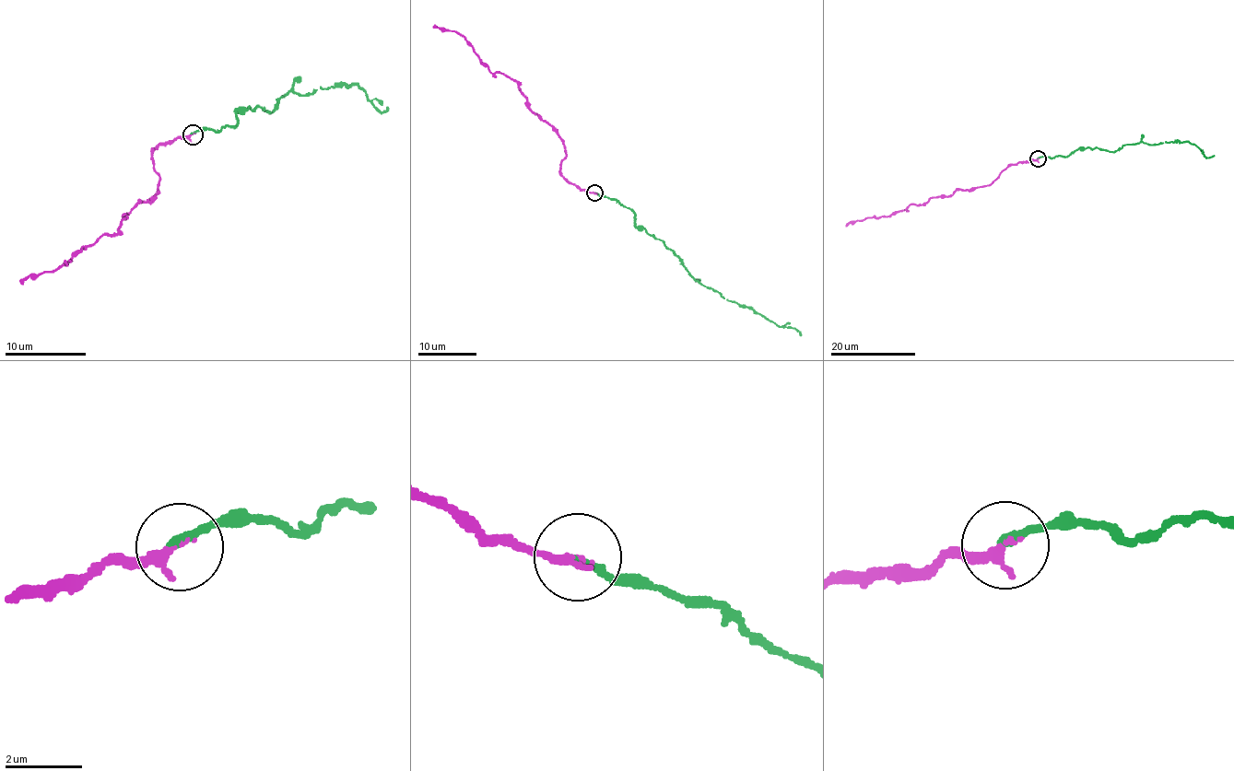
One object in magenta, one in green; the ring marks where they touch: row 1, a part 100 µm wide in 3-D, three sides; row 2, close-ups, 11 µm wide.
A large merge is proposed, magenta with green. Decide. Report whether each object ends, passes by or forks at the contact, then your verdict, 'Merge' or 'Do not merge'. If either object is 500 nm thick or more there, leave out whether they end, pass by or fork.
At the ring magenta ends. At the ring green ends. Merge

